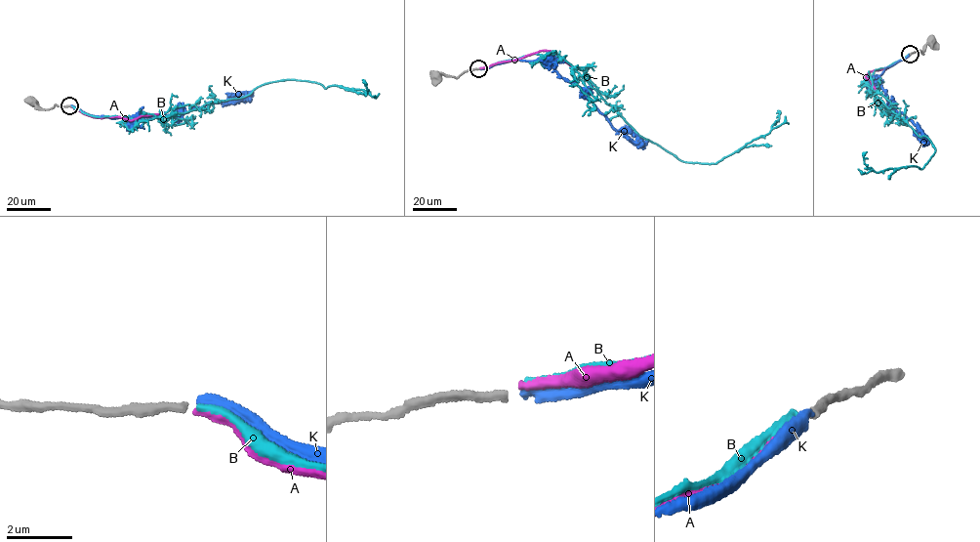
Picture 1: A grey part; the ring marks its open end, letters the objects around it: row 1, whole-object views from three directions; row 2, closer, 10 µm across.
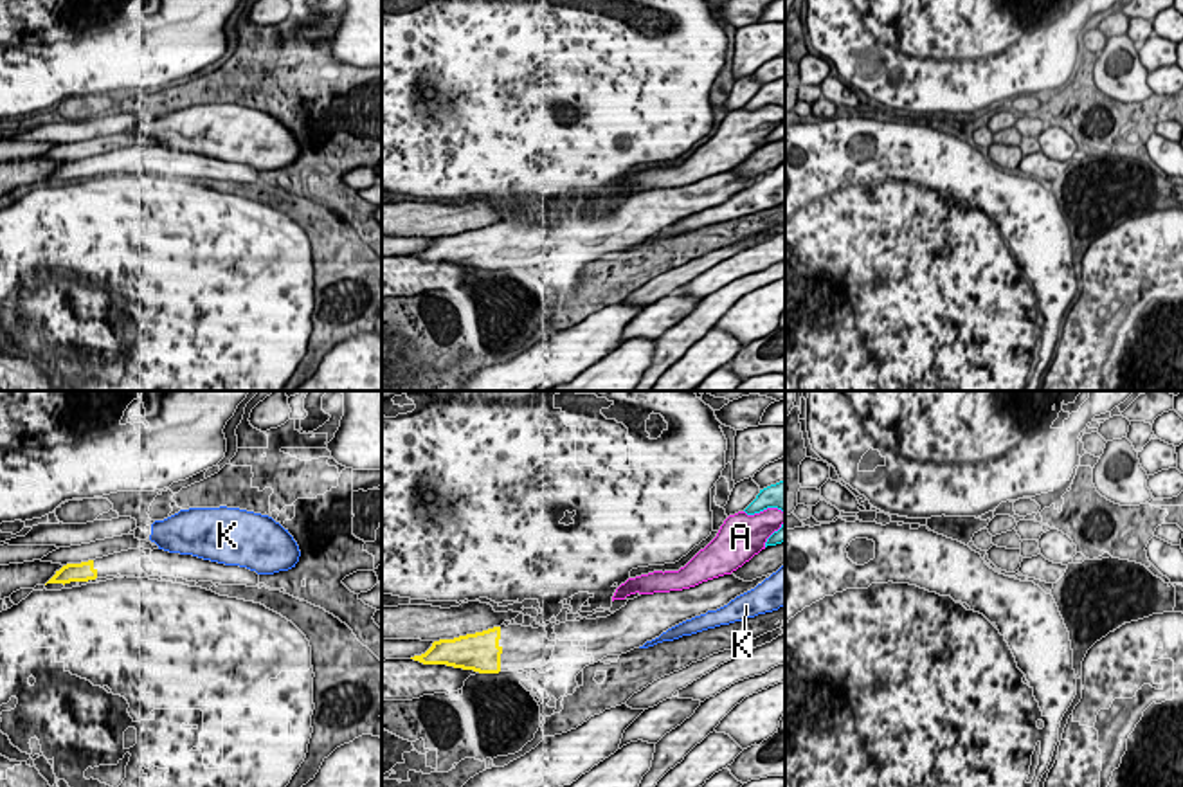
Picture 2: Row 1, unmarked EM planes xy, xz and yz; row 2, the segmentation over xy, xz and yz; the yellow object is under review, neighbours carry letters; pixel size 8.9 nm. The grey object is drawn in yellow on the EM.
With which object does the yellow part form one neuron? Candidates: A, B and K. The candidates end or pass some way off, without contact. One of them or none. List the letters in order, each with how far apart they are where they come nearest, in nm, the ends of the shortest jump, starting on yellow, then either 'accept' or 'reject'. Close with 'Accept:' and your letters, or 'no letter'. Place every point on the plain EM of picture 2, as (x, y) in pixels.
A: gap 1050 nm; span xz (499, 224), (613, 197); reject
B: gap 2400 nm; span xz (499, 224), (744, 107); reject
K: gap 550 nm; span xy (92, 157), (150, 135); reject
Accept: no letter

